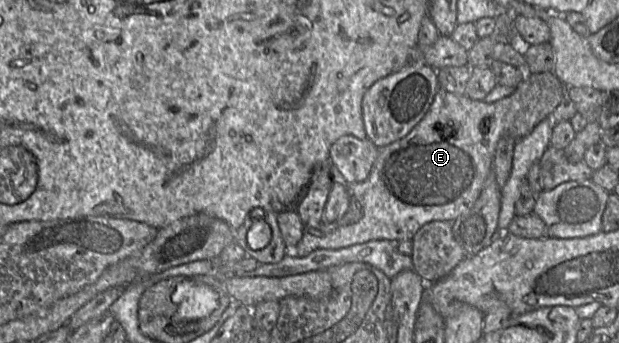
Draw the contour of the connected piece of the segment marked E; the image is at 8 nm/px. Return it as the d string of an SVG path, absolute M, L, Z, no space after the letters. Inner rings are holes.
M553 72L527 74L514 92L493 103L473 100L439 88L423 119L403 138L378 148L378 156L368 178L348 184L349 207L339 219L317 226L305 226L301 240L287 253L305 257L317 249L341 249L373 240L400 242L411 240L416 232L432 221L453 222L476 202L492 171L498 141L504 136L515 140L527 136L567 97L567 87Z

